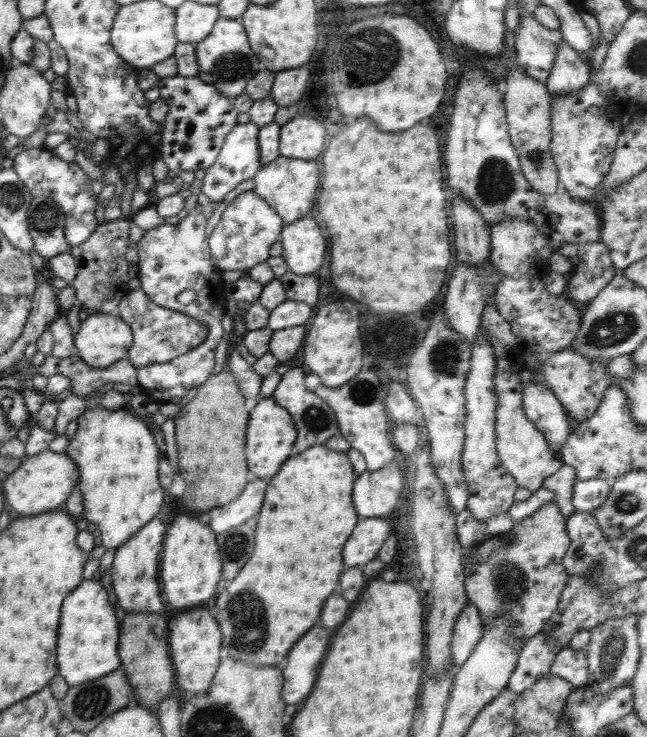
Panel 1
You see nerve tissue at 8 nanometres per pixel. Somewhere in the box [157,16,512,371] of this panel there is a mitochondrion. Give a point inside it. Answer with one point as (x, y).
(370, 52)

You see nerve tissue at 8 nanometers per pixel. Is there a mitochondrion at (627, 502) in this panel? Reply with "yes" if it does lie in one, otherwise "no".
yes

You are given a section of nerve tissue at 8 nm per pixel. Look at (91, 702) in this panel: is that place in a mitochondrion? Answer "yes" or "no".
yes

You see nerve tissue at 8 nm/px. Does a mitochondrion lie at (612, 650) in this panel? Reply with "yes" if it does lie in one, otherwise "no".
yes

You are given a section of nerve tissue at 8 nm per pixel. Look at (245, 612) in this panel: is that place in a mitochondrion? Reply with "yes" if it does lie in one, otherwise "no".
yes

